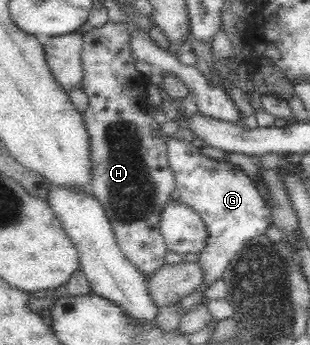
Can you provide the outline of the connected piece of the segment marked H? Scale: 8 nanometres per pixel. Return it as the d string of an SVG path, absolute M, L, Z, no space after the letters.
M109 20L104 27L96 27L87 32L88 33L83 36L83 49L81 52L82 83L80 83L80 86L88 96L88 108L83 112L83 117L89 135L89 142L91 143L91 174L93 179L91 181L91 193L102 206L104 206L105 214L108 216L108 219L110 219L112 231L114 232L116 242L118 242L118 247L122 255L124 255L132 265L136 266L138 271L148 277L155 269L166 264L165 256L168 251L166 242L164 242L159 228L161 210L163 206L170 201L170 193L172 193L172 189L175 188L174 174L172 174L172 170L170 170L170 166L168 166L165 142L166 135L162 131L161 125L152 117L150 109L146 109L144 99L142 99L142 95L140 95L140 89L142 89L142 87L140 87L140 71L136 70L137 60L134 58L132 52L131 35L129 35L127 25L125 25L125 23L114 23Z

